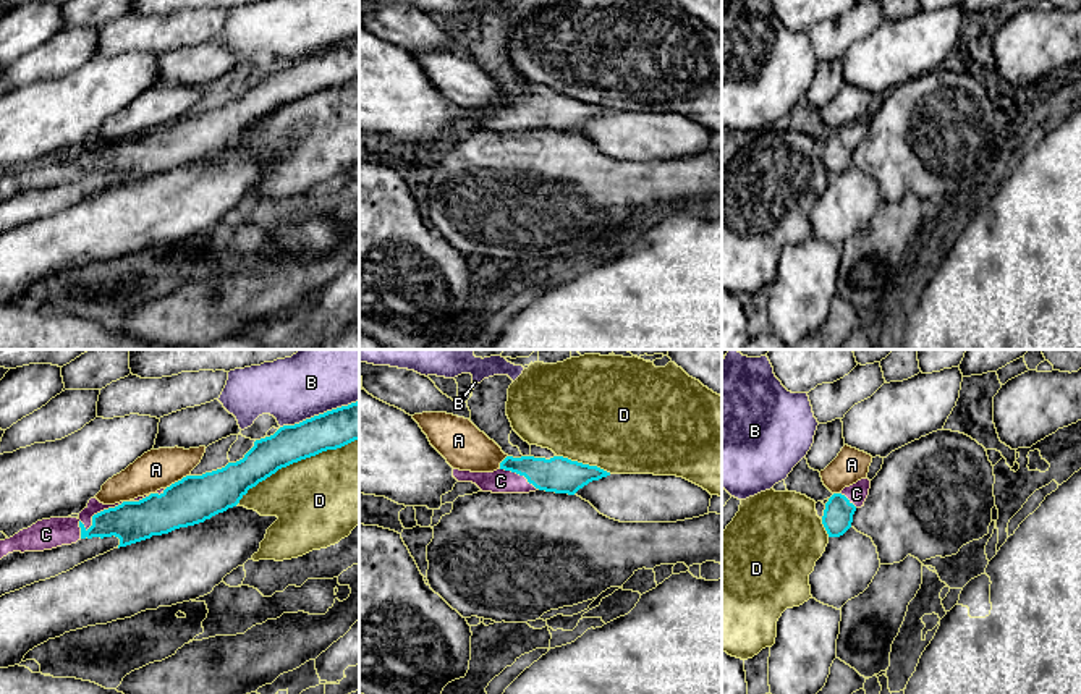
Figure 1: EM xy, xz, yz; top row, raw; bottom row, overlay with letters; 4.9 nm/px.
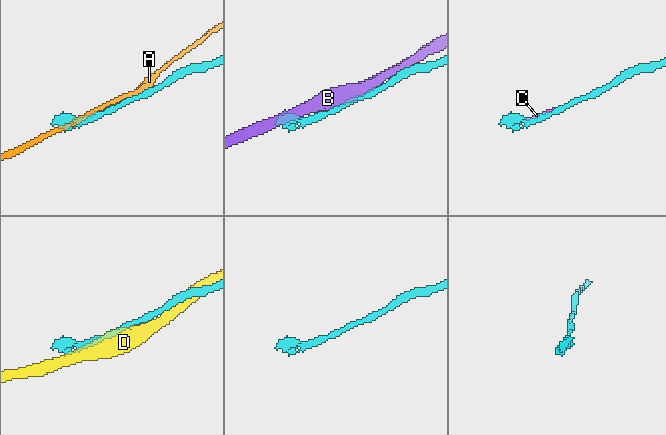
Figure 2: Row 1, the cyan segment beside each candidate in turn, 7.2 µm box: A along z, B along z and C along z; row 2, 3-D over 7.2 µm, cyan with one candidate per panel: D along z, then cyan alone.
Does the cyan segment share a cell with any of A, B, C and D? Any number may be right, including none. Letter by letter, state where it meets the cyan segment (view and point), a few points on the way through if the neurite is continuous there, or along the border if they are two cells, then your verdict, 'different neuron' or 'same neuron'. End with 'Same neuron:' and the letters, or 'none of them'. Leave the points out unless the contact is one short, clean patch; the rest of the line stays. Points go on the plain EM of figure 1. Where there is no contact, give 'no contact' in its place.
A: meets cyan in xy at (178, 118); different neuron
B: meets cyan in xy at (319, 52); different neuron
C: meets cyan in xy at (94, 152); same neuron
D: meets cyan in xy at (295, 99); different neuron
Same neuron: C

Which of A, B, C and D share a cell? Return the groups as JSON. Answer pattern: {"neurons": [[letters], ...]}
{"neurons": [["A"], ["B"], ["C"], ["D"]]}

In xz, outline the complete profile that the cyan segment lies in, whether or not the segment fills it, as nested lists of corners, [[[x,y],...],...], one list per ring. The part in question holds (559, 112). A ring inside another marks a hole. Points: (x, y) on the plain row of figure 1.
[[[507,94],[494,110],[471,110],[453,107],[458,120],[473,120],[482,129],[492,131],[529,131],[536,128],[574,133],[592,118],[610,113],[597,105],[571,99],[563,94],[550,97]]]

